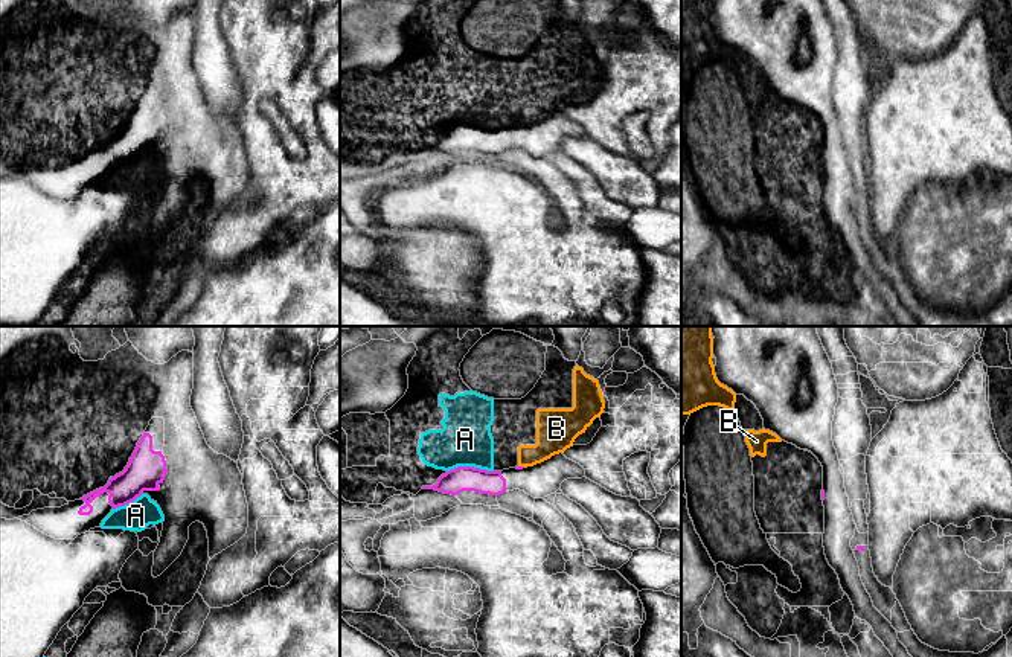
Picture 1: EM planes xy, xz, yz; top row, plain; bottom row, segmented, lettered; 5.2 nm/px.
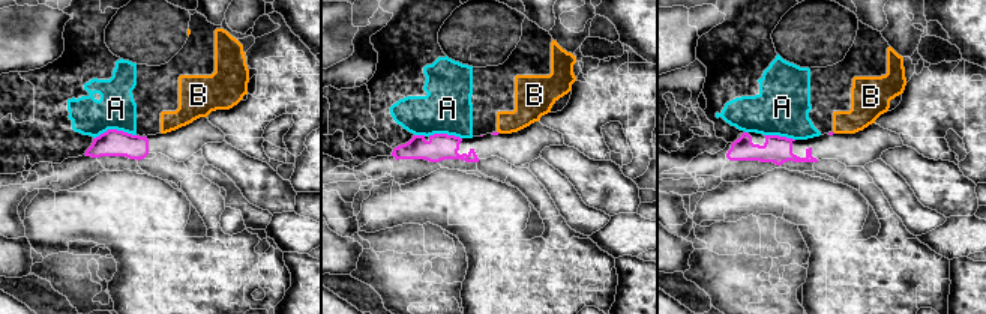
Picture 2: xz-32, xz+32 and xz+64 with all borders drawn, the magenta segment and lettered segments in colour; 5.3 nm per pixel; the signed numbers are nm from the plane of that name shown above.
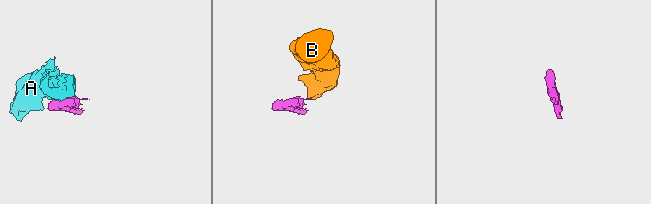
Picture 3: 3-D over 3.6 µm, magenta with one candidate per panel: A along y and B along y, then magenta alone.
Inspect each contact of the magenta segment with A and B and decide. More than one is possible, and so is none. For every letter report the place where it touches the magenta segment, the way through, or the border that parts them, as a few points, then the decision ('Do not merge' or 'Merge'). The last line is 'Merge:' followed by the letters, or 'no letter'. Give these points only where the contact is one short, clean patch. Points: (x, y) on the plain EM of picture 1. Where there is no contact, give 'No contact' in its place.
A: Touches magenta at xz (470, 125). Boundary: xz (493, 128), (454, 125), (447, 130). Do not merge
B: Touches magenta at xz (522, 125). Boundary: xz (518, 124), (525, 125). Do not merge
Merge: no letter

